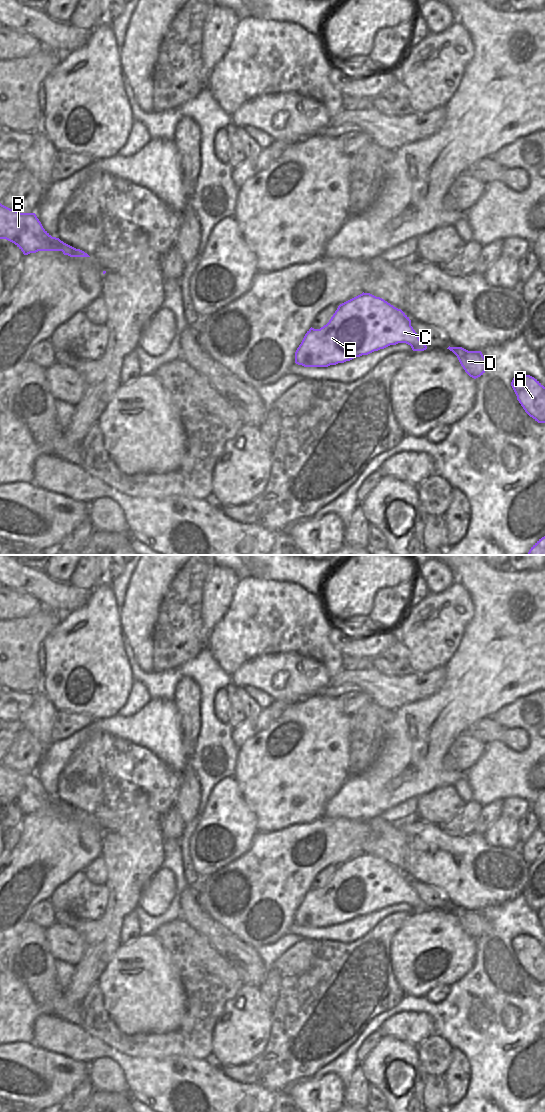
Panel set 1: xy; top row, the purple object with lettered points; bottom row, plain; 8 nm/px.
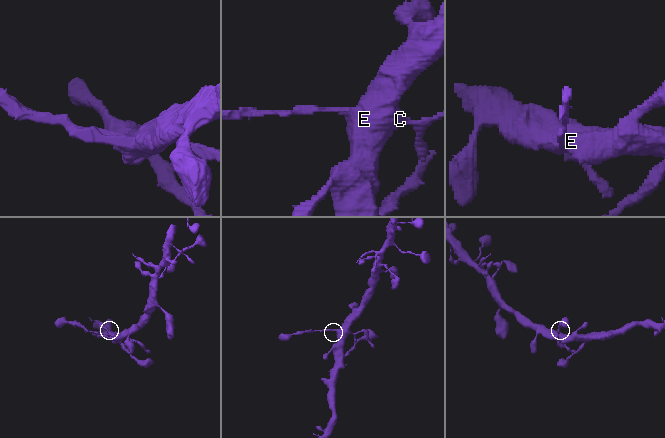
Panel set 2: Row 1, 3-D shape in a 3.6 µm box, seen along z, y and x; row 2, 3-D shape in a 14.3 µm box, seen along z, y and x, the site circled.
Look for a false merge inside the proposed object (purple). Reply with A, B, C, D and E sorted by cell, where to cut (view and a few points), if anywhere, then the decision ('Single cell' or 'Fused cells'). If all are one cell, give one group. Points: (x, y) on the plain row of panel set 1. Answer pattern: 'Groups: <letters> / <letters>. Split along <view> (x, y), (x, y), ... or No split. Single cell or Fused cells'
Groups: A D / B C E. Split along xy (420, 900), (416, 910). Fused cells.

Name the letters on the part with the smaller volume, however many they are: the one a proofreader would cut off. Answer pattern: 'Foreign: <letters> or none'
Foreign: A, D

